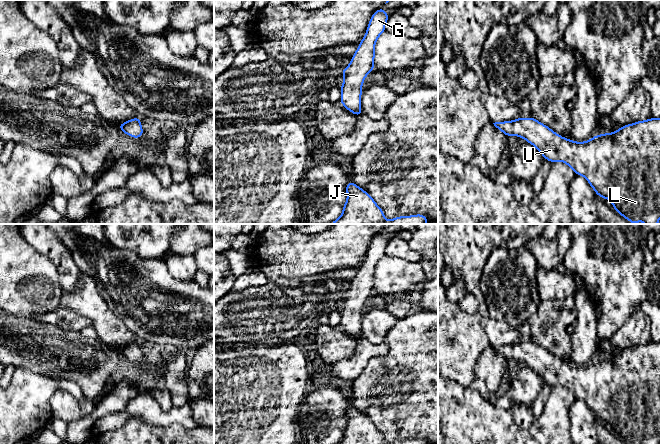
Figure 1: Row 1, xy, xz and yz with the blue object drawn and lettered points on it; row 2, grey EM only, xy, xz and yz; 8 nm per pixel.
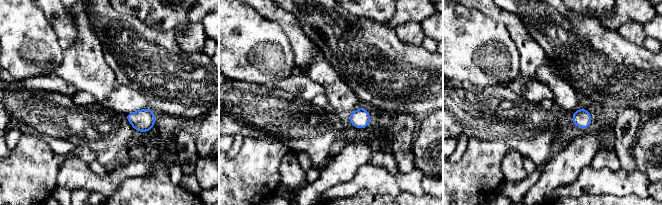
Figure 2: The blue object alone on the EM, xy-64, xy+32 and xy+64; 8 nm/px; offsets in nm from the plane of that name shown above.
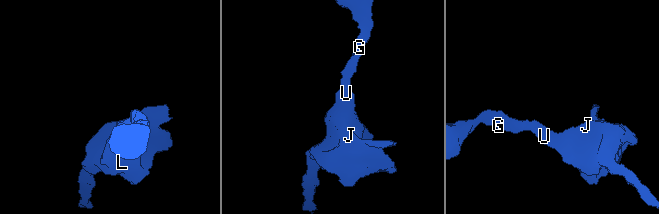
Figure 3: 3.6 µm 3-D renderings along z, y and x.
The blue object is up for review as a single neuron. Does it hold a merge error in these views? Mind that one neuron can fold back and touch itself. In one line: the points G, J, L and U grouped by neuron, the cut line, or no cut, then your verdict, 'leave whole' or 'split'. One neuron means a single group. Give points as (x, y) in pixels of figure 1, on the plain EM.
G J L U | no cut | leave whole

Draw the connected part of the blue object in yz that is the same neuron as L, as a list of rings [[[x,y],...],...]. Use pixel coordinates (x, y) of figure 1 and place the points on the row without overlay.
[[[532,340],[529,342],[517,342],[514,345],[504,345],[504,346],[495,346],[494,350],[501,354],[506,361],[515,359],[520,362],[524,362],[526,366],[532,368],[537,372],[544,383],[547,383],[551,387],[562,385],[571,391],[575,399],[584,400],[589,406],[590,410],[594,413],[597,420],[600,420],[604,423],[608,423],[612,426],[614,434],[616,434],[621,440],[627,444],[659,444],[660,442],[660,342],[650,342],[644,345],[637,345],[633,348],[628,348],[620,351],[614,357],[604,357],[601,359],[596,359],[590,364],[585,366],[575,366],[570,363],[564,362],[557,357],[555,357],[551,352],[547,351],[543,347],[537,345]]]

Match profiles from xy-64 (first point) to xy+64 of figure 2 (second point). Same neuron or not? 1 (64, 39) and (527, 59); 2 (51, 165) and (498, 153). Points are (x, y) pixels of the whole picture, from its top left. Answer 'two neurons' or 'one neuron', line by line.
1: one neuron
2: one neuron

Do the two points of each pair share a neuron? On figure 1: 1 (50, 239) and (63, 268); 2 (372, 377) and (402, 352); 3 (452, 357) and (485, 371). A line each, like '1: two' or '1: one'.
1: one
2: one
3: two

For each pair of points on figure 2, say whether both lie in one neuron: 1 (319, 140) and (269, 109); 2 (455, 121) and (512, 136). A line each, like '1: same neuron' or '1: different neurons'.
1: same neuron
2: same neuron

